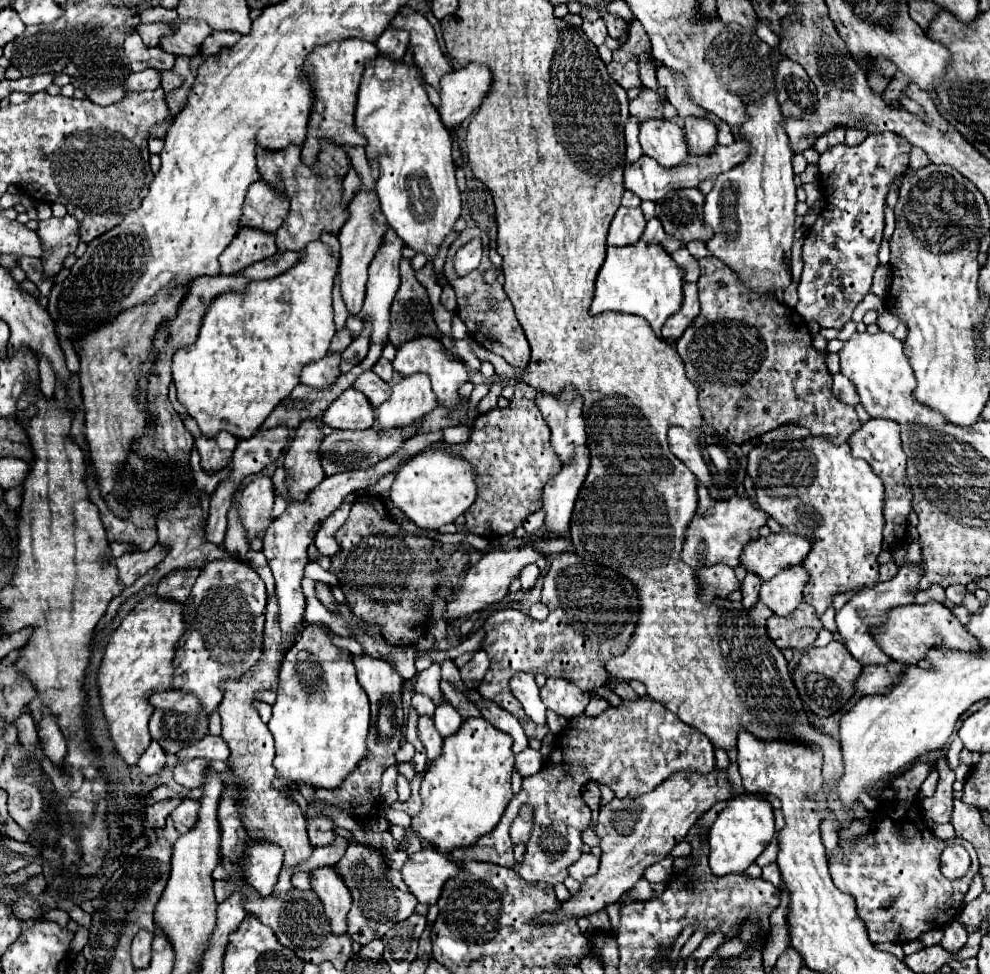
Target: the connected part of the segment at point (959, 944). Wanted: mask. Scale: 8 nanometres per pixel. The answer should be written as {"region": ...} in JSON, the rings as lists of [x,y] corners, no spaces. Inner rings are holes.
{"region":[[[951,922],[949,926],[945,926],[945,936],[941,940],[941,946],[947,952],[951,952],[951,954],[959,952],[965,946],[965,942],[967,942],[967,930],[961,922]]]}

